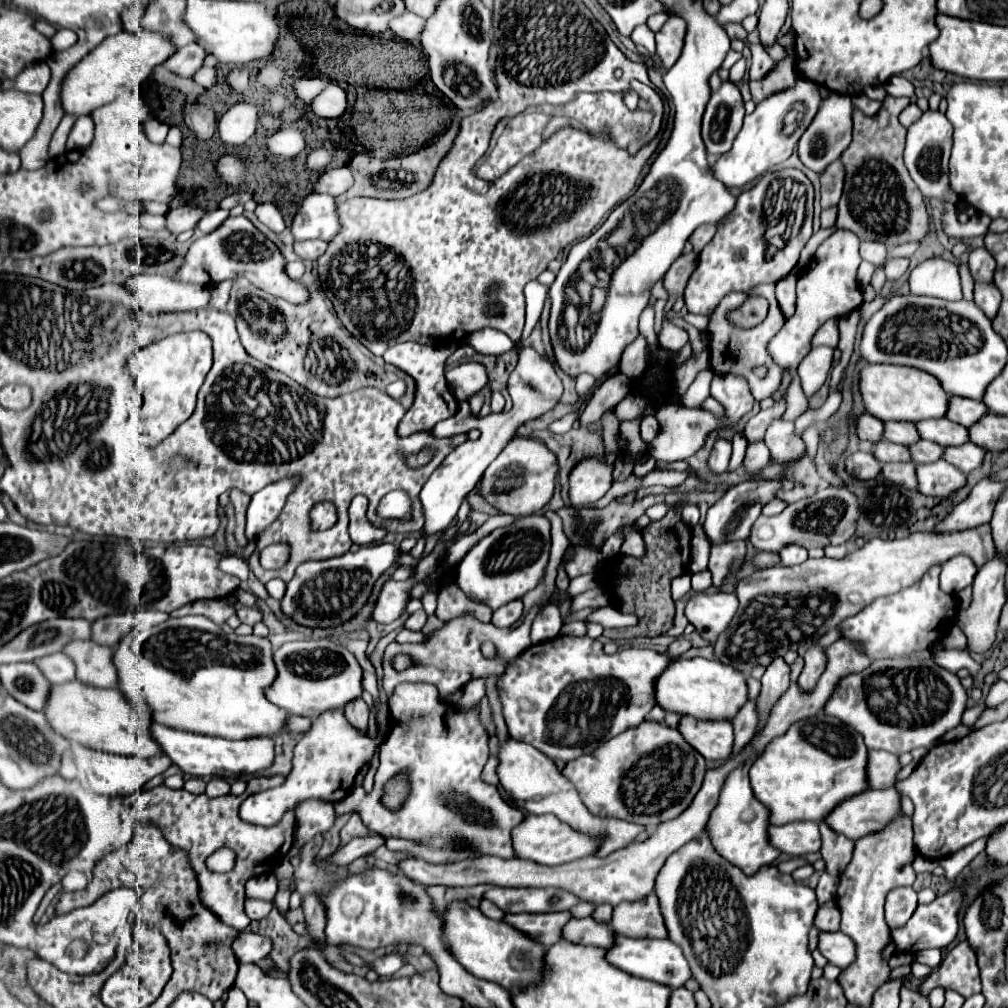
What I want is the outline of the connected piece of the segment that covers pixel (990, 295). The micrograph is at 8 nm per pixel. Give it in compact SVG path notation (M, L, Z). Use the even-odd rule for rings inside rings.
M978 284L974 288L974 304L990 318L994 320L998 308L1000 308L1000 290L994 284Z

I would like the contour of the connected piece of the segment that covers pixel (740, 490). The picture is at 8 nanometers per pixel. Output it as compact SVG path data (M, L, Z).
M780 478L776 480L746 480L740 482L736 486L732 486L706 514L706 520L702 524L706 538L710 542L710 546L714 544L722 544L722 542L732 542L732 540L746 540L750 534L752 524L756 522L756 518L760 516L760 510L766 502L770 502L774 498L774 492L780 490Z

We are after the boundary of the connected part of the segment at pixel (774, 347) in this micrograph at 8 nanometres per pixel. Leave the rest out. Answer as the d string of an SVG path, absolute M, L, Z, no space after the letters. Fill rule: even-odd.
M838 230L818 246L812 264L804 266L804 270L798 276L796 312L792 318L786 320L784 328L768 344L768 350L774 358L774 362L778 366L784 366L790 370L790 374L792 374L790 388L800 388L800 378L798 378L796 368L804 360L804 356L810 352L810 340L812 340L814 332L828 318L832 318L832 316L840 318L842 314L848 314L862 304L862 292L860 292L860 284L856 280L856 270L862 262L858 248L860 248L860 238L854 232Z

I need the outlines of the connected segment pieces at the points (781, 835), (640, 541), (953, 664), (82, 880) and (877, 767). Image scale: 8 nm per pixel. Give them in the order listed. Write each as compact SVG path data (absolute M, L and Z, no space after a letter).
M782 824L768 826L770 844L788 856L806 856L820 850L818 824Z
M632 532L626 536L624 544L622 544L622 554L626 556L634 556L634 558L642 558L646 554L646 546L644 546L644 538L638 532Z
M942 650L942 652L938 652L938 654L934 656L934 662L936 662L938 666L954 672L954 674L956 674L960 668L966 668L966 670L970 670L972 674L976 674L976 672L980 670L980 664L974 662L966 650Z
M68 872L66 878L60 882L64 892L72 892L72 890L82 890L90 880L90 872L80 874L80 872Z
M868 750L868 780L870 788L894 786L896 774L900 770L898 756L882 750Z

